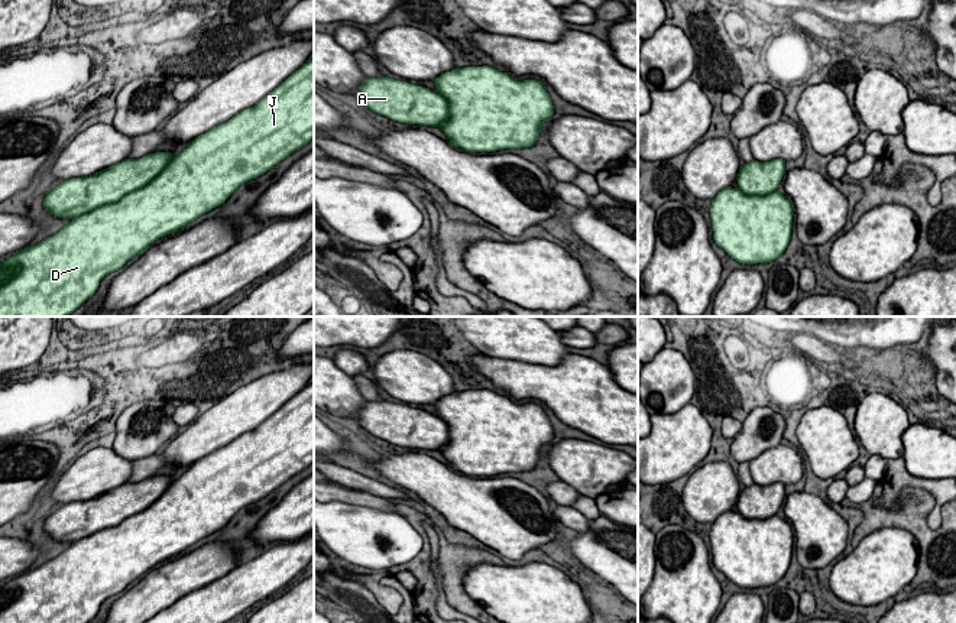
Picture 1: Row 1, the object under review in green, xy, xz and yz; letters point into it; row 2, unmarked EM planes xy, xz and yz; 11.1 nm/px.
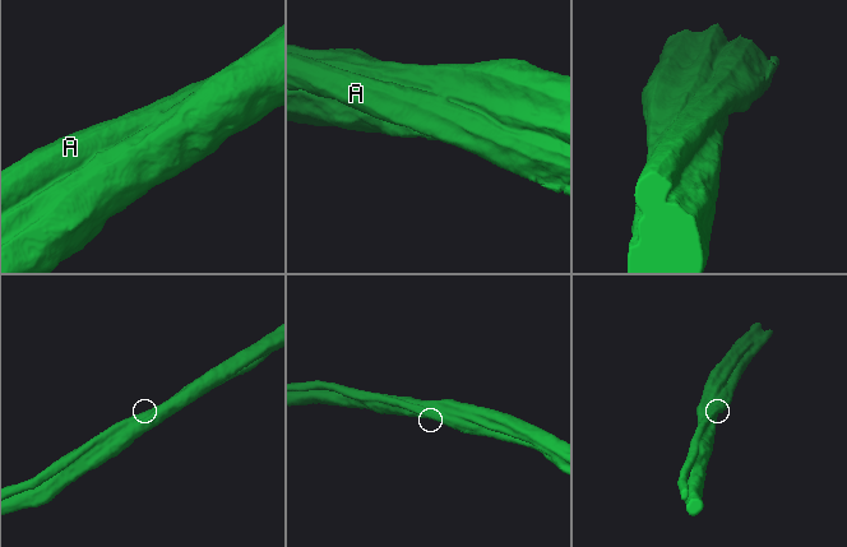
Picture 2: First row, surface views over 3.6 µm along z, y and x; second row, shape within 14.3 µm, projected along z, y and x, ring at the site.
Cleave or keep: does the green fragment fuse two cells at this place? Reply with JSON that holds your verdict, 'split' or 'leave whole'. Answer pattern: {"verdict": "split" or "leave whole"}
{"verdict": "split"}

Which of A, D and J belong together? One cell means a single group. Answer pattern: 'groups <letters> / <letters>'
groups A / D J

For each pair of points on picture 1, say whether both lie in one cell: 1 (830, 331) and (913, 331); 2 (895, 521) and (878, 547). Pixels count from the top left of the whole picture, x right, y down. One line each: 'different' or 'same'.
1: same
2: different

